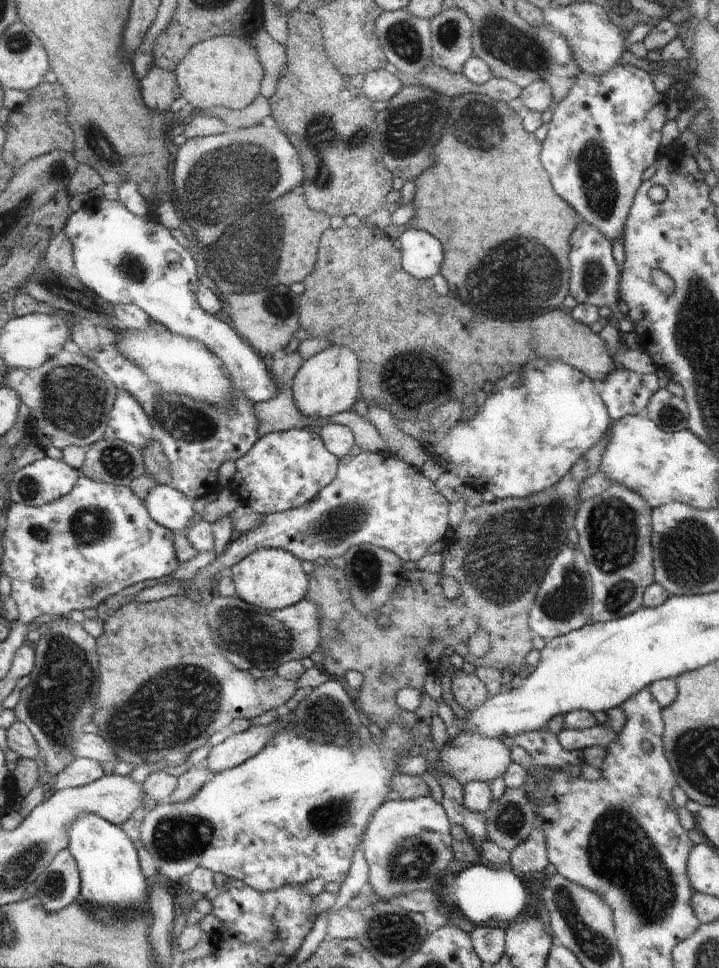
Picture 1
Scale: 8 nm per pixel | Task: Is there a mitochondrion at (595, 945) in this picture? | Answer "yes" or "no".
yes

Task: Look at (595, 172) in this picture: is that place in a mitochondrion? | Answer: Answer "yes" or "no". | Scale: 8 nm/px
yes

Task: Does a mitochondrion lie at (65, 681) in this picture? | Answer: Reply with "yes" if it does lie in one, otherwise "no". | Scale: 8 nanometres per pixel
yes

